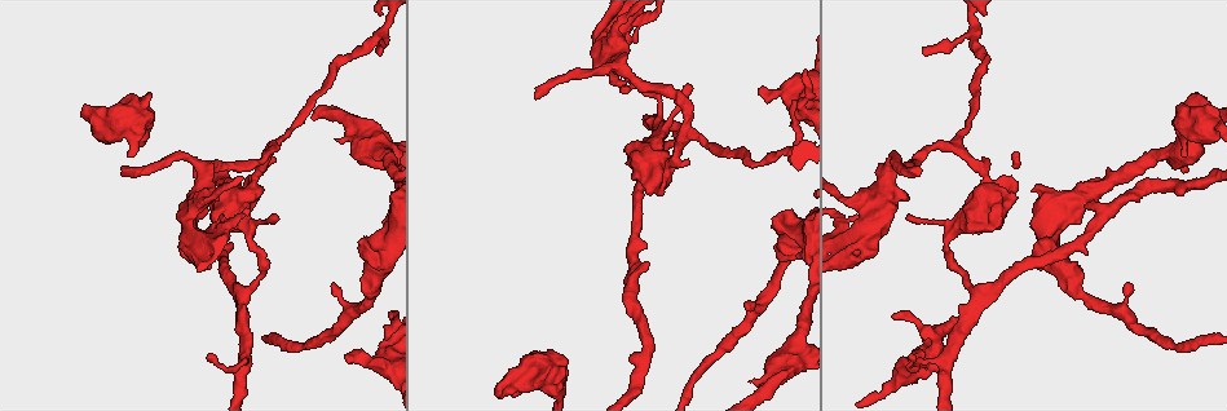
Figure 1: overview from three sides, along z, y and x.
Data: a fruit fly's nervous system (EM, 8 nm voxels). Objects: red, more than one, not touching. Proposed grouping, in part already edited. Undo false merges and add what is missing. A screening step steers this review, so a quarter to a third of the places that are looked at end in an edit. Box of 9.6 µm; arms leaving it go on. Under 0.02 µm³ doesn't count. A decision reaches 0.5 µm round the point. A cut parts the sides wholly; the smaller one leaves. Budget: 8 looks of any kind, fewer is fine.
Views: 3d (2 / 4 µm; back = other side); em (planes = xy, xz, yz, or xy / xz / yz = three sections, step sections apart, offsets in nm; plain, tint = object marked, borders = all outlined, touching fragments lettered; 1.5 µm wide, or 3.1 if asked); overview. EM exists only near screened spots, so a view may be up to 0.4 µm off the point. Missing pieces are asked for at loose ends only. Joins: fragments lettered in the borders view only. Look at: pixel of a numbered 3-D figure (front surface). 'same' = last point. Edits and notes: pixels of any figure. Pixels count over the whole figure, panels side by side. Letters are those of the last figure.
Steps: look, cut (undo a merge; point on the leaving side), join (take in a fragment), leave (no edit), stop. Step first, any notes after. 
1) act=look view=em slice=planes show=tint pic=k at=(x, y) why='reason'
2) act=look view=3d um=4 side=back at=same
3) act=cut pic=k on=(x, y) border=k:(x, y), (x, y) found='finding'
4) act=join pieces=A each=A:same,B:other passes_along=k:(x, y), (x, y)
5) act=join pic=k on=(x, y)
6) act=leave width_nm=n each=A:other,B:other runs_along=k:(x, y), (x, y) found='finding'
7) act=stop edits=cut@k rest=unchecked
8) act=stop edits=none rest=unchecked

act=look view=3d um=2 pic=1 at=(223, 221) why='an open end'

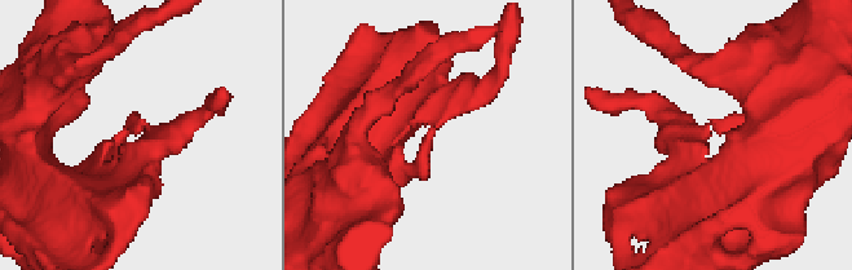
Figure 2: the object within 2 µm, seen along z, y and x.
act=look view=em slice=planes show=borders pic=2 at=(721, 131) why='shape alone is not enough'

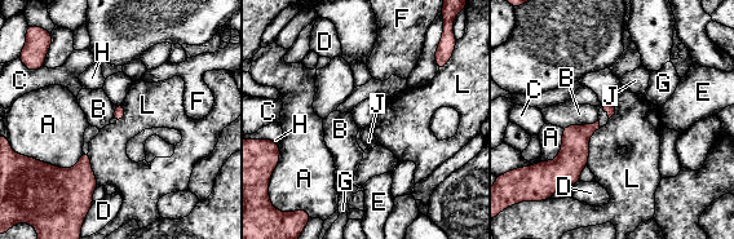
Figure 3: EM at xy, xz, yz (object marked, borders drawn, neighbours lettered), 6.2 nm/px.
act=leave longest_contact=A:280nm each=A:other,B:other,C:other,D:other,E:other,F:other,G:other,H:other,J:other,L:other border=3:(600, 128), (588, 140), (587, 166) found='no lettered fragment goes on from it'

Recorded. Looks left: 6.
act=look view=3d um=2 pic=1 at=(935, 371) why='branch stops here'

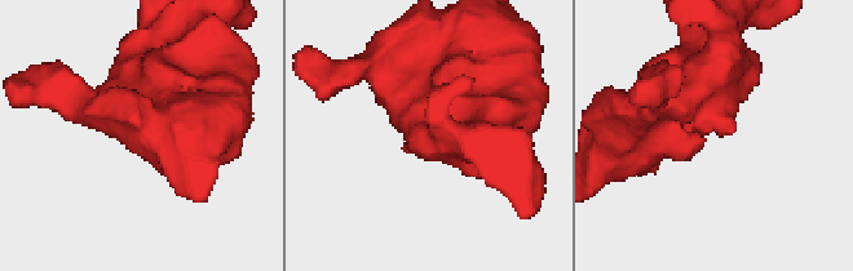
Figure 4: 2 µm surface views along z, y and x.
act=look view=em slice=planes show=borders pic=4 at=(403, 150)

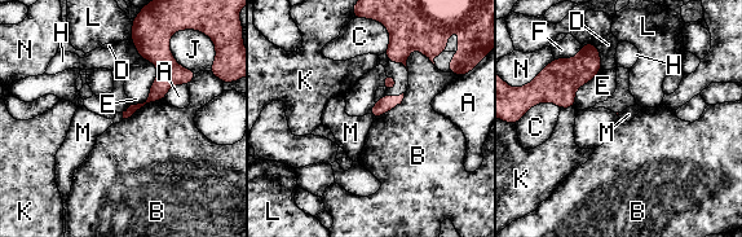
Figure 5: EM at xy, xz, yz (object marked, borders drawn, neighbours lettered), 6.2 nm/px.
act=leave each=A:other,B:other,C:other,D:other,E:other,F:other,H:other,J:other,K:other,L:other,M:other,N:other runs_along=5:(137, 38), (163, 64), (163, 83), (126, 114) found='none of them fits'

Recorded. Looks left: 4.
act=look view=em slice=planes show=plain pic=1 at=(336, 138)

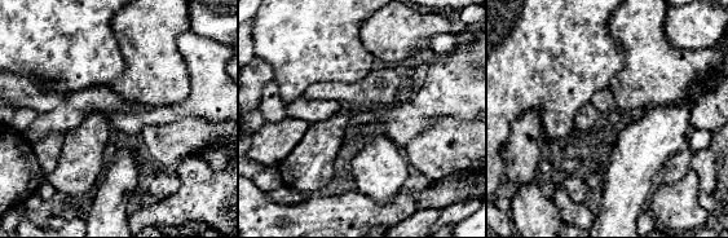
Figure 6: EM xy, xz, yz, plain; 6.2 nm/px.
act=look view=em slice=planes show=borders at=same

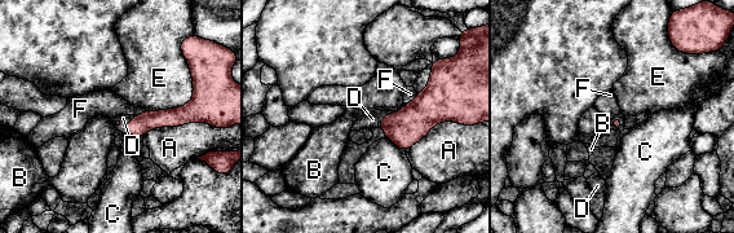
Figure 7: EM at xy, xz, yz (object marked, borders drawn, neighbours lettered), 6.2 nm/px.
act=join pieces=D each=A:other,B:other,C:other,D:same,E:other,F:other passes_along=7:(144, 122), (129, 135), (123, 118) found='the neuron continues'

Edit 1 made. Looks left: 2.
act=stop edits=join@7 rest=unchecked

